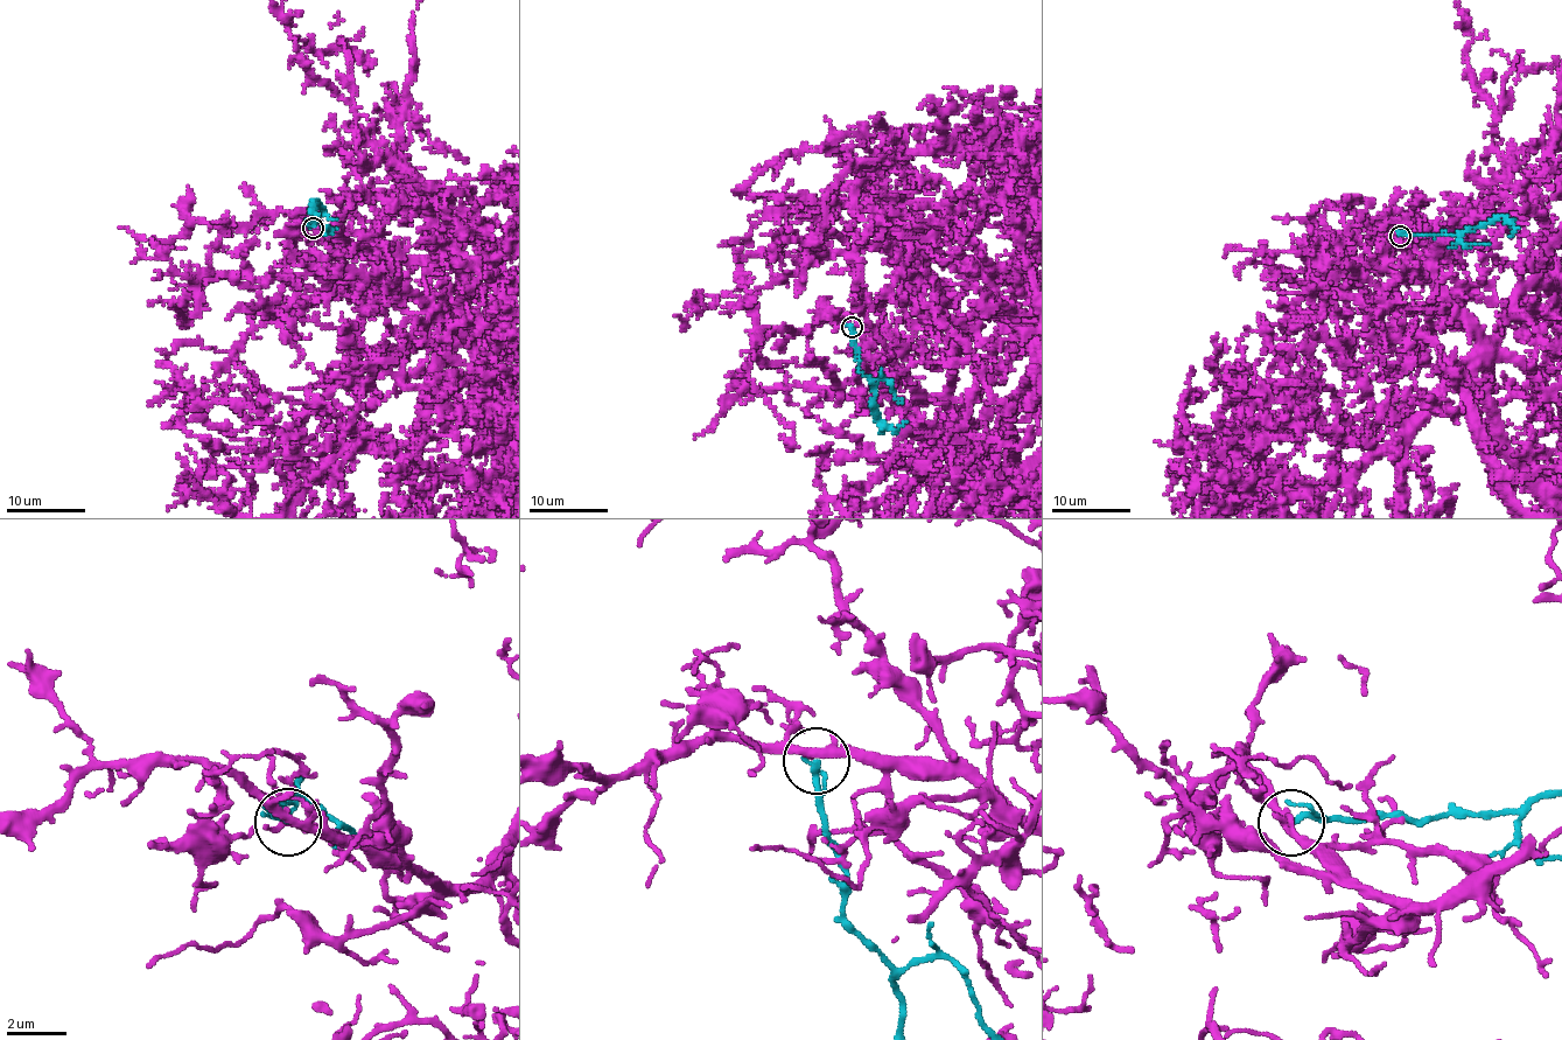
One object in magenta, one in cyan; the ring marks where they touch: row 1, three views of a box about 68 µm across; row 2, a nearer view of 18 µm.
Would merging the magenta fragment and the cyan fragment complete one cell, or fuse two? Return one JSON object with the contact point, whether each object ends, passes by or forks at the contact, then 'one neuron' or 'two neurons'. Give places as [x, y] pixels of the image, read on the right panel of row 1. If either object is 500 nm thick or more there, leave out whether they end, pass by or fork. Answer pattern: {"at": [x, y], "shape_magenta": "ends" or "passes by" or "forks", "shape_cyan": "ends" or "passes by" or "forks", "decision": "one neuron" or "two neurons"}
{"at": [1400, 236], "shape_magenta": "passes by", "shape_cyan": "ends", "decision": "two neurons"}

